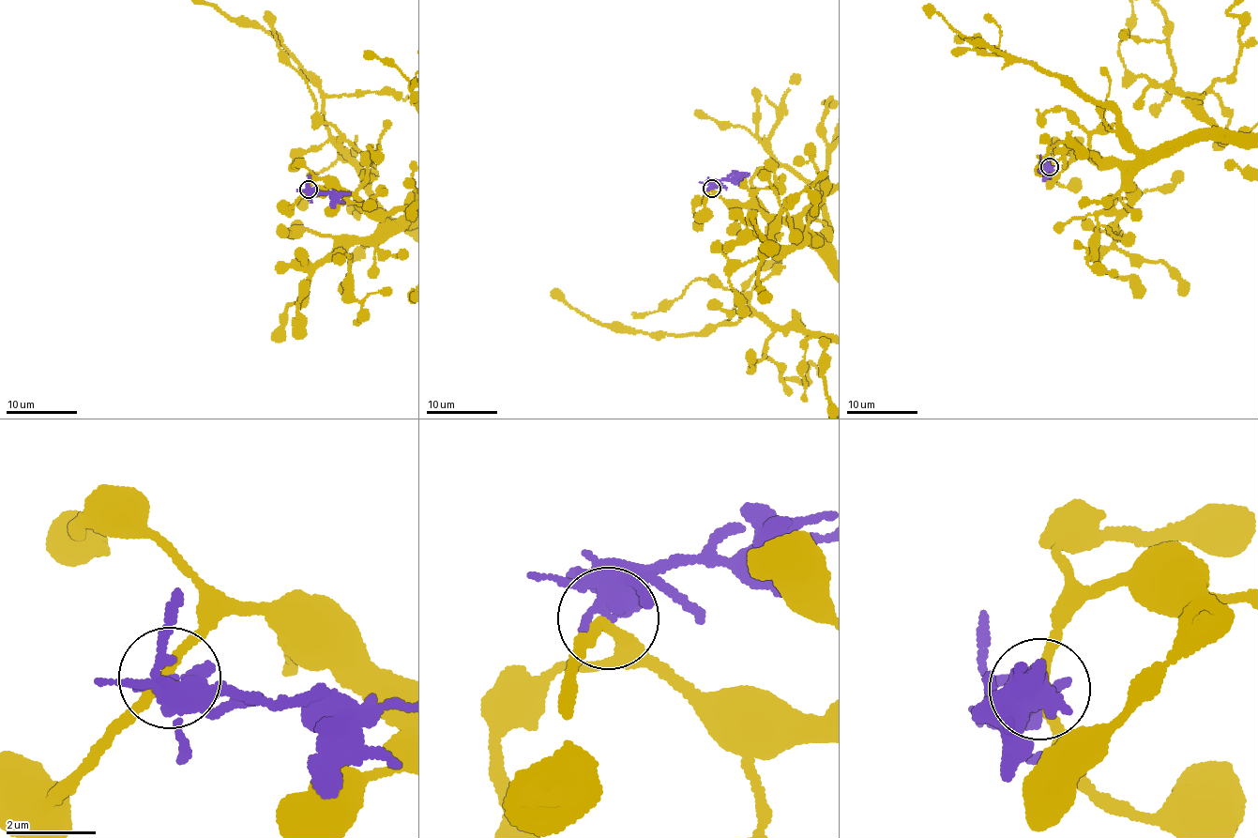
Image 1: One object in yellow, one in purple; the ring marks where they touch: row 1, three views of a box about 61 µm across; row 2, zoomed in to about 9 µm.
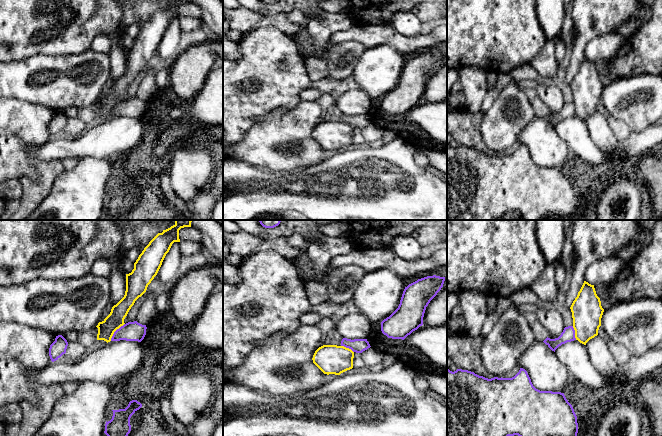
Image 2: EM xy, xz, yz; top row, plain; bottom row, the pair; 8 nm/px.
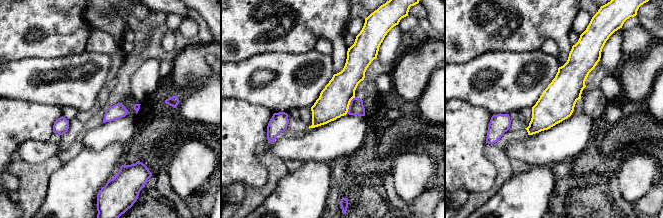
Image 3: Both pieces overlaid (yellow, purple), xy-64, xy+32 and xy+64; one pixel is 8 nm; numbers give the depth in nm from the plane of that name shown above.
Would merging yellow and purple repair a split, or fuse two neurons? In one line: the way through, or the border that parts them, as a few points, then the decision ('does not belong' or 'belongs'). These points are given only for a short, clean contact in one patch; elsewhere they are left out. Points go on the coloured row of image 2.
border along xy (124, 323), (114, 332), (110, 340); does not belong

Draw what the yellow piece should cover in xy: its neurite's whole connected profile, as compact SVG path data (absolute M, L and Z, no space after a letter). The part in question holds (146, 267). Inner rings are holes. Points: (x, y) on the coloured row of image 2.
M175 220L170 228L158 233L144 248L134 263L134 269L126 274L124 297L112 307L110 314L96 326L97 340L111 341L114 332L123 326L124 319L135 301L147 290L148 285L157 275L162 262L174 242L180 242L179 230L191 227L192 220Z

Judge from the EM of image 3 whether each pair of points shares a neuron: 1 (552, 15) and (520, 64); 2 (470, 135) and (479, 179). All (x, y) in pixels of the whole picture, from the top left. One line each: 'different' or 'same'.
1: different
2: same

